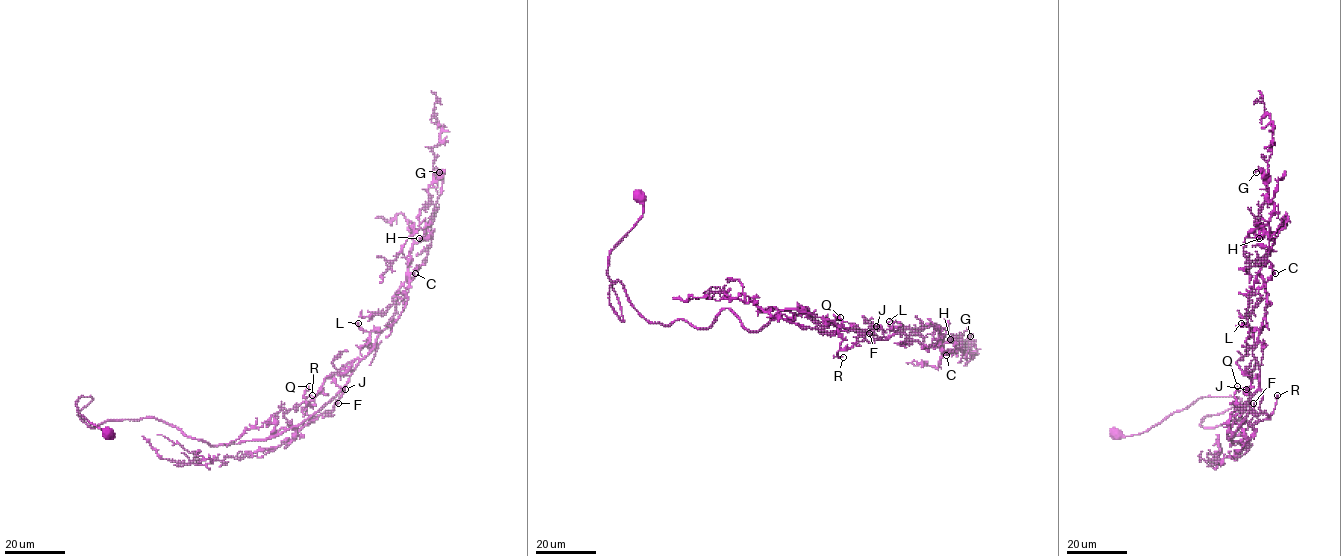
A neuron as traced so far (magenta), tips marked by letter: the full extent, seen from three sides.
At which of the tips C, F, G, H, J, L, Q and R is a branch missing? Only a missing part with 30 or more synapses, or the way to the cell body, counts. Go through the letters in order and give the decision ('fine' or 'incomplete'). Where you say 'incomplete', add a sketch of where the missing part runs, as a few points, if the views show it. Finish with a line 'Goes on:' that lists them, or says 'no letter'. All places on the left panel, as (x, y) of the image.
C: fine
F: fine
G: fine
H: fine
J: fine
L: fine
Q: fine
R: fine
Goes on: no letter

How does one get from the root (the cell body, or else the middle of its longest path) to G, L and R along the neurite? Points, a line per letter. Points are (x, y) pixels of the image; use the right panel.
G: (1118, 435), (1236, 396), (1201, 425), (1244, 419), (1228, 439), (1251, 445), (1229, 439), (1274, 243), (1256, 172)
L: (1118, 435), (1236, 396), (1201, 425), (1244, 419), (1228, 439), (1251, 445), (1229, 439), (1259, 383), (1241, 323)
R: (1118, 435), (1236, 396), (1201, 425), (1244, 419), (1228, 439), (1249, 445), (1229, 439), (1277, 395)

